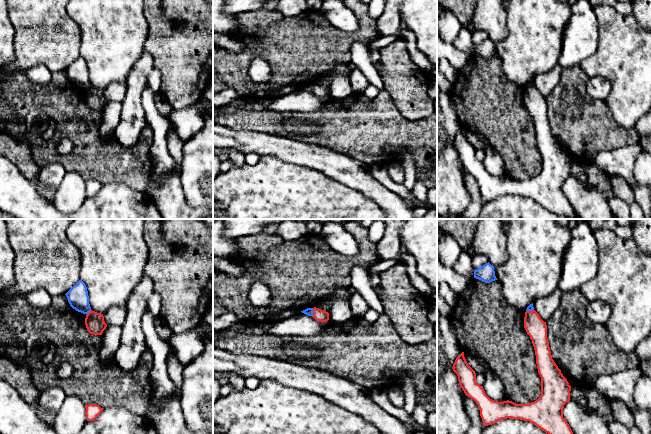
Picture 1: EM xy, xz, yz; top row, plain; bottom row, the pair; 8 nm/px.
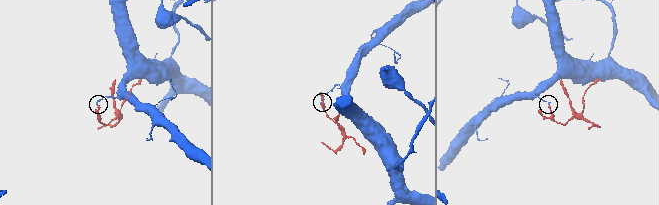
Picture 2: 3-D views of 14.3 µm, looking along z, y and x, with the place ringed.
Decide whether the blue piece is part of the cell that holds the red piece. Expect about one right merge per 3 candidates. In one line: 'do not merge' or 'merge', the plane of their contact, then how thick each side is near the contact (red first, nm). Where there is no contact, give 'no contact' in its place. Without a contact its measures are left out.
do not merge | xz | 100/60 nm

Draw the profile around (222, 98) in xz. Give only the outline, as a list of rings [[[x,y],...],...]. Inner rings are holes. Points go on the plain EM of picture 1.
[[[233,89],[219,91],[213,95],[213,108],[218,109],[230,102],[241,98]]]

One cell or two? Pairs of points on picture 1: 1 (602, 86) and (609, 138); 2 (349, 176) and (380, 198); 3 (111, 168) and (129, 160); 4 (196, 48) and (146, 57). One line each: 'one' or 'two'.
1: two
2: one
3: one
4: two

